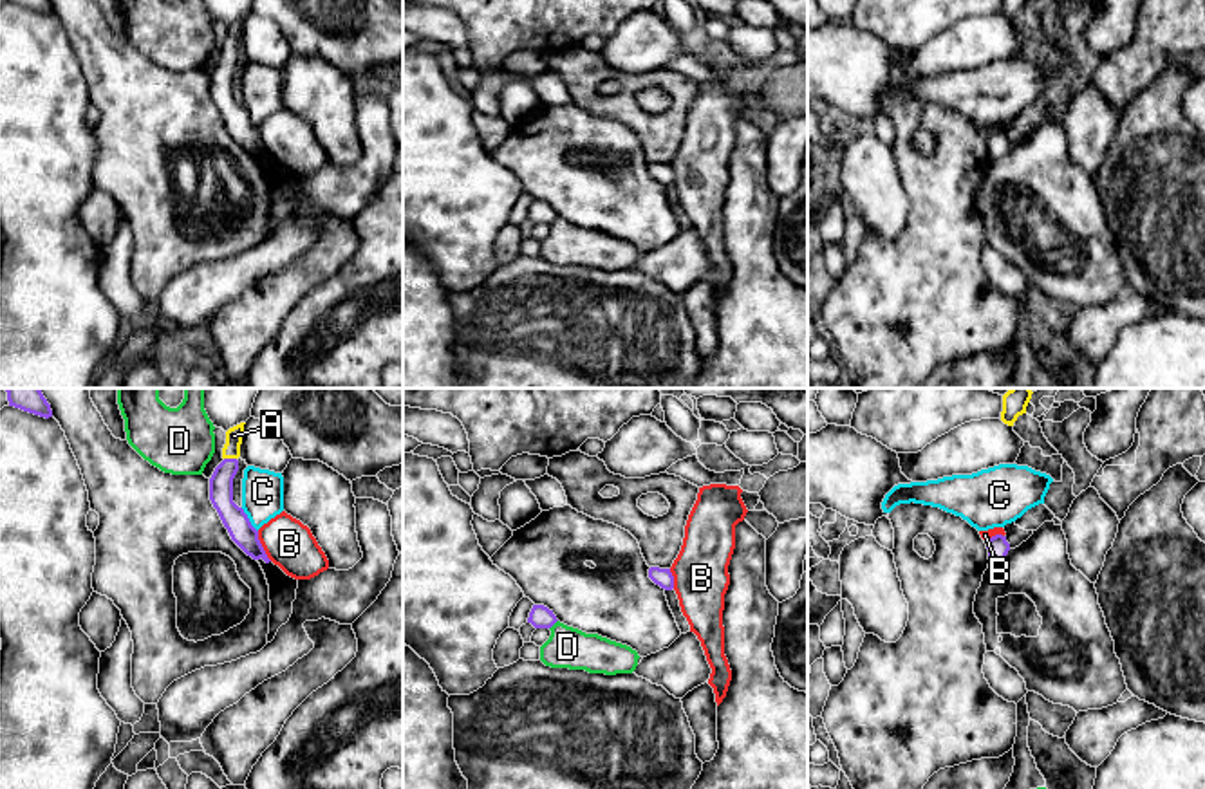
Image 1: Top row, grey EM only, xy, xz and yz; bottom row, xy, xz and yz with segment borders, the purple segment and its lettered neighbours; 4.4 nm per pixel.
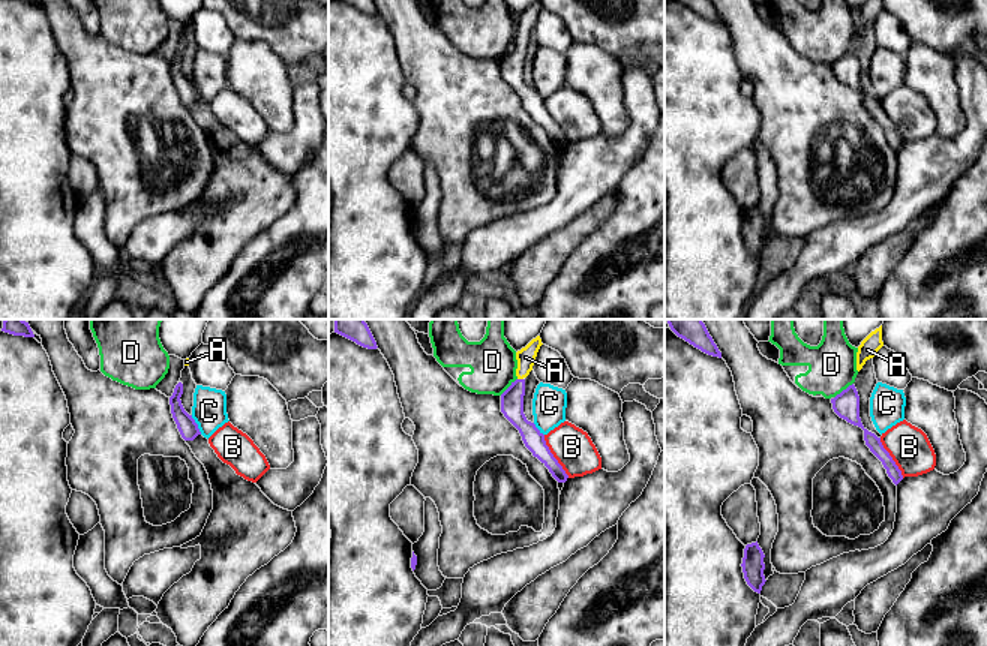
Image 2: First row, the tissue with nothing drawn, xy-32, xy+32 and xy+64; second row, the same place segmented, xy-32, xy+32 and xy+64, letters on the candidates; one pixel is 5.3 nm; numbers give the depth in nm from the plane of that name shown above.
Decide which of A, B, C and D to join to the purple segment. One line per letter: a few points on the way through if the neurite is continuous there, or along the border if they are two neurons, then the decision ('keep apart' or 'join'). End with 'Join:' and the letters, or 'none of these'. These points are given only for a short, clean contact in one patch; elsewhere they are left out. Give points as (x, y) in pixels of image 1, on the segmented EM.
A: runs through xy (221, 484), (230, 459), (233, 436); join
B: border along xy (257, 531), (257, 538), (271, 560); keep apart
C: border along xy (241, 508), (257, 531); keep apart
D: keep apart
Join: A

